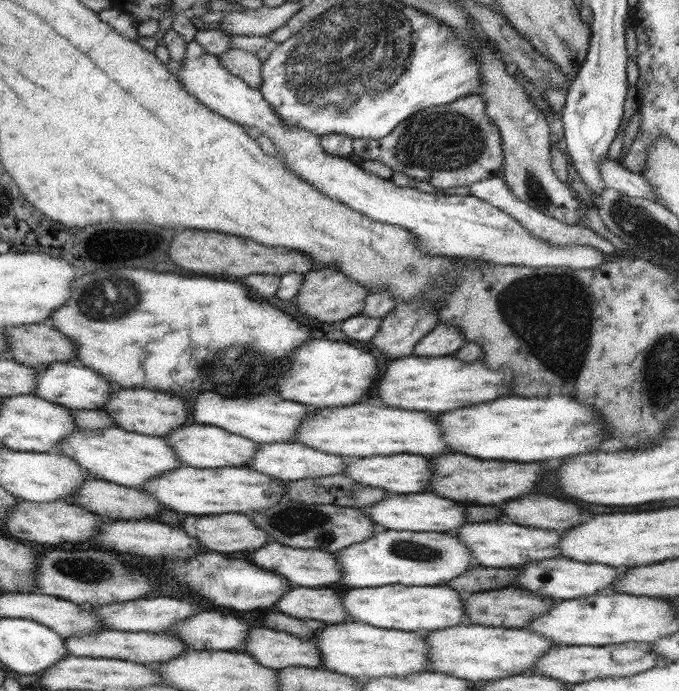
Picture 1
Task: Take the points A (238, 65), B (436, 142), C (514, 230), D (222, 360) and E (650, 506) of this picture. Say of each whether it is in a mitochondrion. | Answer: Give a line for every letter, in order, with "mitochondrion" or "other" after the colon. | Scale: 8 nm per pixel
A: other
B: mitochondrion
C: other
D: mitochondrion
E: other

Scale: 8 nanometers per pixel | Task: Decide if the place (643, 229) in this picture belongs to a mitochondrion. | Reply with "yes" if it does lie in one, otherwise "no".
yes

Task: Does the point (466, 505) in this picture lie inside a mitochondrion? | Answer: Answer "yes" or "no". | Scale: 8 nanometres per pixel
no

